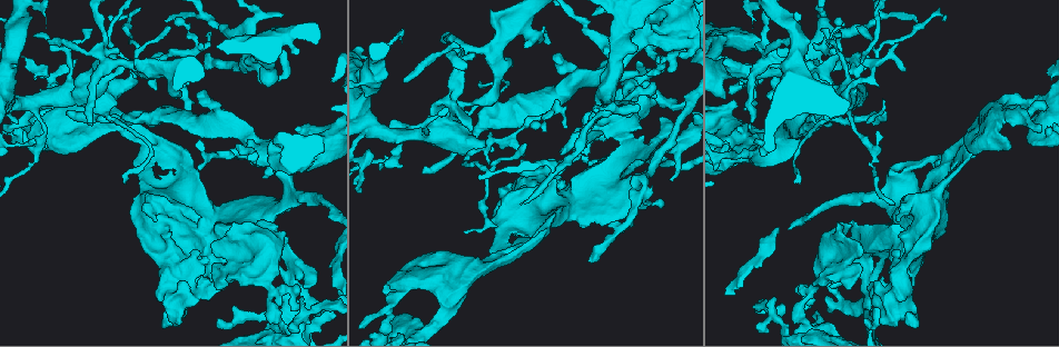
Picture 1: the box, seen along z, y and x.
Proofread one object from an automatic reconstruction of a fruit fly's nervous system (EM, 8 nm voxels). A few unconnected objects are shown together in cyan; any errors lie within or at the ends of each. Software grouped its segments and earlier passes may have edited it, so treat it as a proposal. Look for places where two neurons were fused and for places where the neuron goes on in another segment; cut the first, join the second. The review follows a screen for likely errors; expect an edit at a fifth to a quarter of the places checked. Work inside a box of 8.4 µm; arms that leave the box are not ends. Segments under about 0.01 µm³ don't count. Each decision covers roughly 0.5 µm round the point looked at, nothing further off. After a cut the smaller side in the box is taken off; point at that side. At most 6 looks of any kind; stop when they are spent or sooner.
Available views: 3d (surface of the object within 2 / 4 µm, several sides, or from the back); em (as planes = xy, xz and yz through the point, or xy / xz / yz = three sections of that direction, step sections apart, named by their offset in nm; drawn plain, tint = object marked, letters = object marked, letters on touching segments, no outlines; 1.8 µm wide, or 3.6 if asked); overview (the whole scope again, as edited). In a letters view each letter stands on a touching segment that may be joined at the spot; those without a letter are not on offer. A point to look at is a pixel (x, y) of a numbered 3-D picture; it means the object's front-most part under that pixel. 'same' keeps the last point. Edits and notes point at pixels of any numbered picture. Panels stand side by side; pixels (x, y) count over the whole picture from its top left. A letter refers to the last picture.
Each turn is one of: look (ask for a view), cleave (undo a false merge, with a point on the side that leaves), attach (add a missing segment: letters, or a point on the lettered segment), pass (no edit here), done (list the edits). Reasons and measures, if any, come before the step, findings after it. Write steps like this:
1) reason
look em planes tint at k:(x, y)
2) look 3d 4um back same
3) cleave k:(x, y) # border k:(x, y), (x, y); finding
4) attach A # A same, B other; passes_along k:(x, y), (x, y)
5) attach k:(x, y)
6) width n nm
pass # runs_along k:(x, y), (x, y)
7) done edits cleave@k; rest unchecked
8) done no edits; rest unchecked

abrupt turn
look 3d 4um at 1:(491, 144)

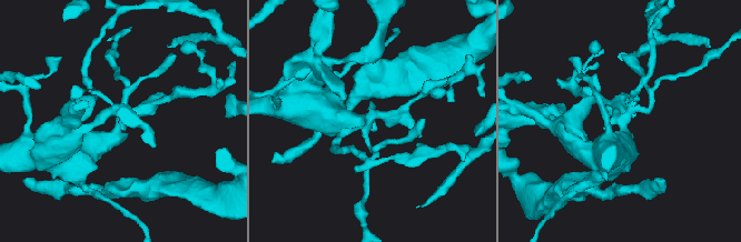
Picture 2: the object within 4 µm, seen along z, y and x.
arms 4
look em planes tint at 2:(370, 119)

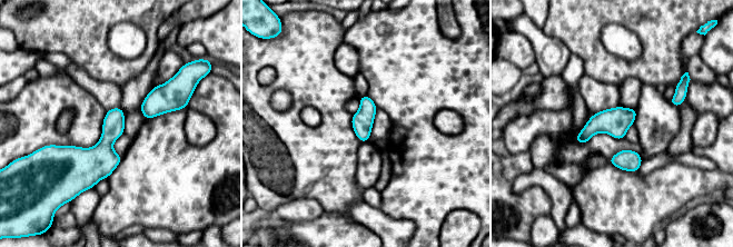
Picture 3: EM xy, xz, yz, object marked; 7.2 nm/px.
what lies round it
look em planes letters same

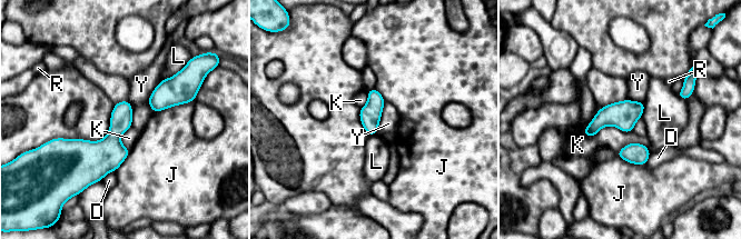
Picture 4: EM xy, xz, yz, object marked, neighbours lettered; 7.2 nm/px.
pass # D other, J other, K other, L other, R other, Y other; border 4:(162, 79), (148, 99), (152, 112); one neuron here

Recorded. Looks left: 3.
look em 3.6um yz step 4 letters at 1:(928, 226)

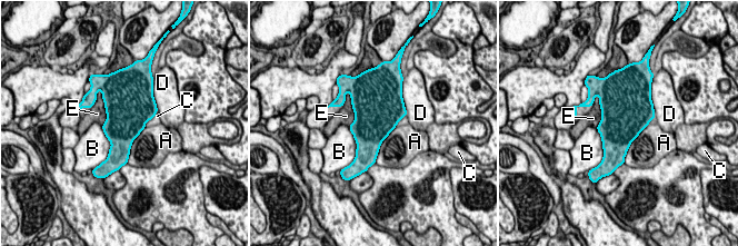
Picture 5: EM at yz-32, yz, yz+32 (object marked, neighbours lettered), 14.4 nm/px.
cut it another way
look em 3.6um planes letters same

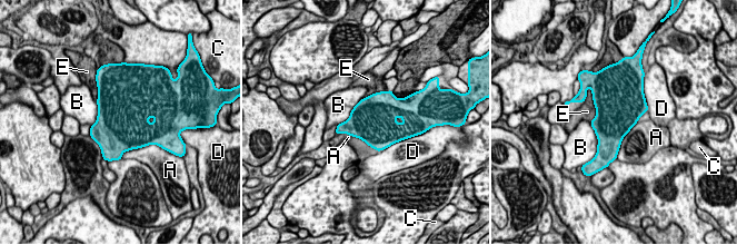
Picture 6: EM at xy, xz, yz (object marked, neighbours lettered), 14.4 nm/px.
pass # A other, B other, C other, D other, E other; one neuron here

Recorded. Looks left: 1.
done no edits; rest unchecked

